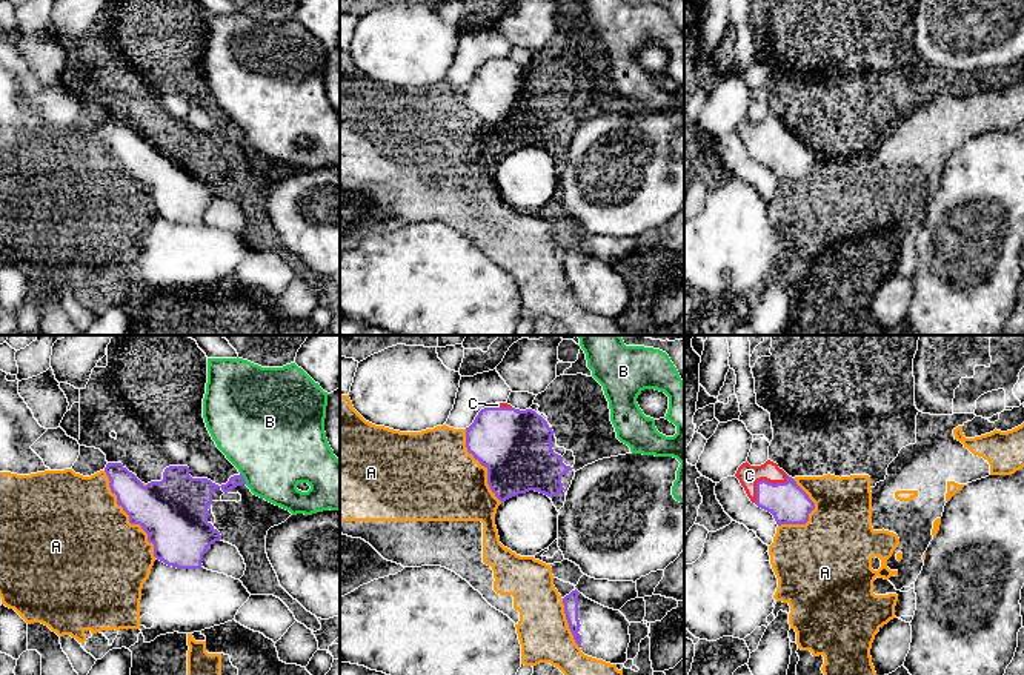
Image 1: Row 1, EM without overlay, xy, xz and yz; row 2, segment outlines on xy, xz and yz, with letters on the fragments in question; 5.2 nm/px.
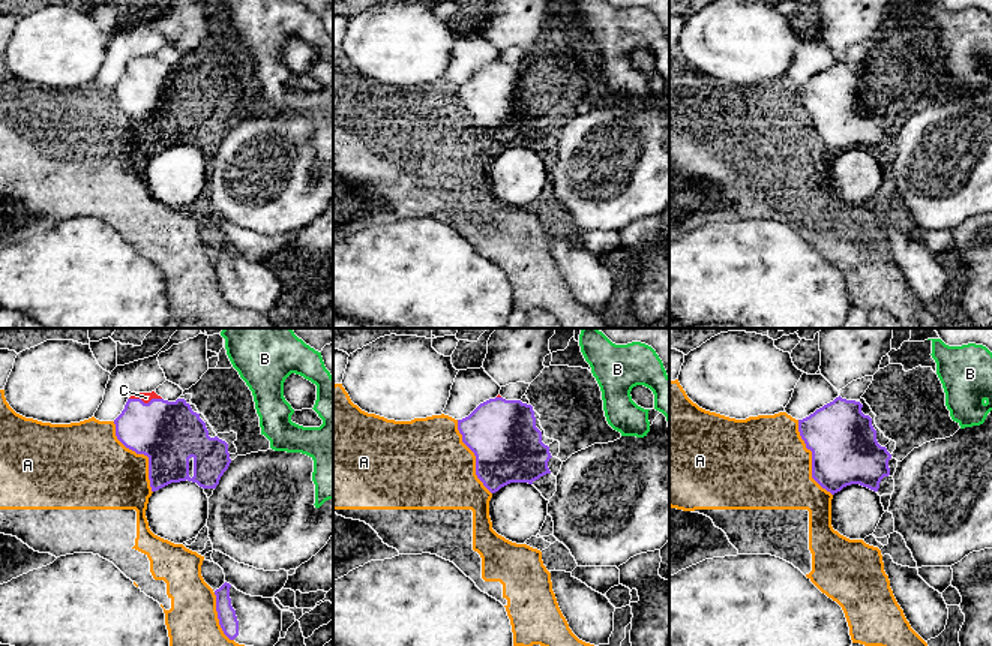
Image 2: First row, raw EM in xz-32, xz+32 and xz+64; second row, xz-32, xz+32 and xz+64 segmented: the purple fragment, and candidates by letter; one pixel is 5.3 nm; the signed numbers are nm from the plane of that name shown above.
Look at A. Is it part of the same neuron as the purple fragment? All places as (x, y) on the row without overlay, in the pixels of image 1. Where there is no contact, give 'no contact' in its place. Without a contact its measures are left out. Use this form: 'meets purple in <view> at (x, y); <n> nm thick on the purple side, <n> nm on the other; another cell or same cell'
meets purple in xy at (129, 172); 360 nm thick on the purple side, 480 nm on the other; another cell

